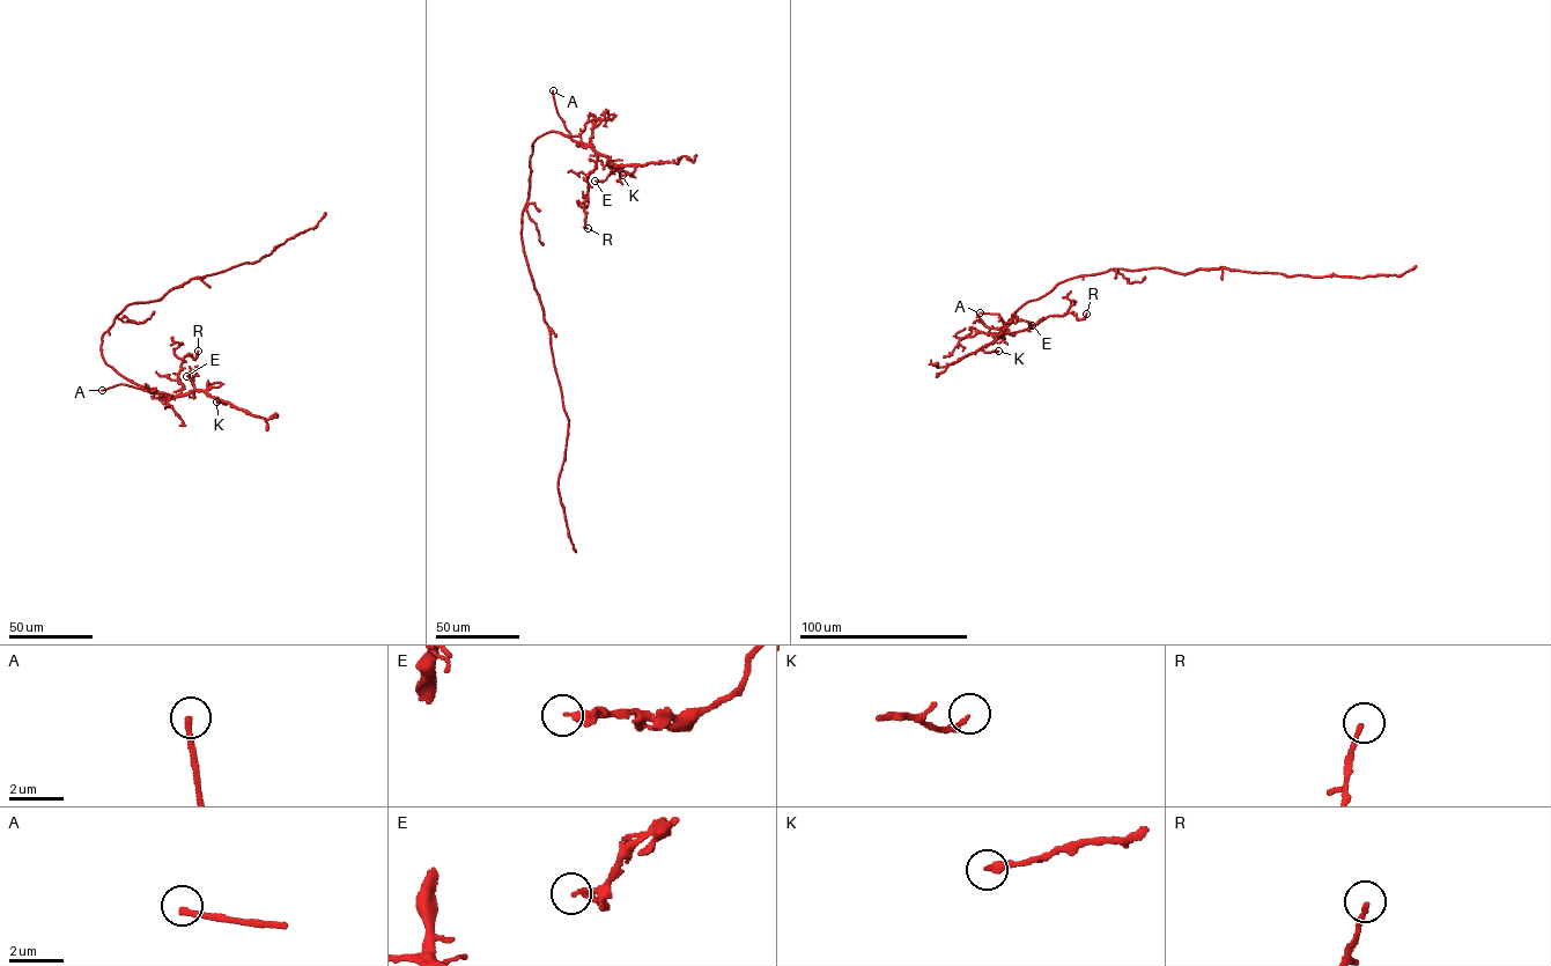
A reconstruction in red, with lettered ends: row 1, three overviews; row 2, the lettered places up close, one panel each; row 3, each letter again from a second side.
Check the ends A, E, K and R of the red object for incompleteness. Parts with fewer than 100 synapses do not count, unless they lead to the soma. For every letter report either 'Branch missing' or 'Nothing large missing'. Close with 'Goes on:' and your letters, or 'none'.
A: Branch missing
E: Nothing large missing
K: Nothing large missing
R: Nothing large missing
Goes on: A

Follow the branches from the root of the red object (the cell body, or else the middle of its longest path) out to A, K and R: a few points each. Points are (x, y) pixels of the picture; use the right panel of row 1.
A: (1143, 268), (1115, 268), (1061, 281), (1018, 308), (1001, 330), (998, 314), (980, 312)
K: (1143, 268), (1115, 268), (1060, 282), (1018, 308), (999, 337), (981, 348), (998, 351)
R: (1143, 268), (1060, 282), (1018, 308), (997, 336), (1049, 316), (1072, 312), (1080, 319), (1086, 314)

